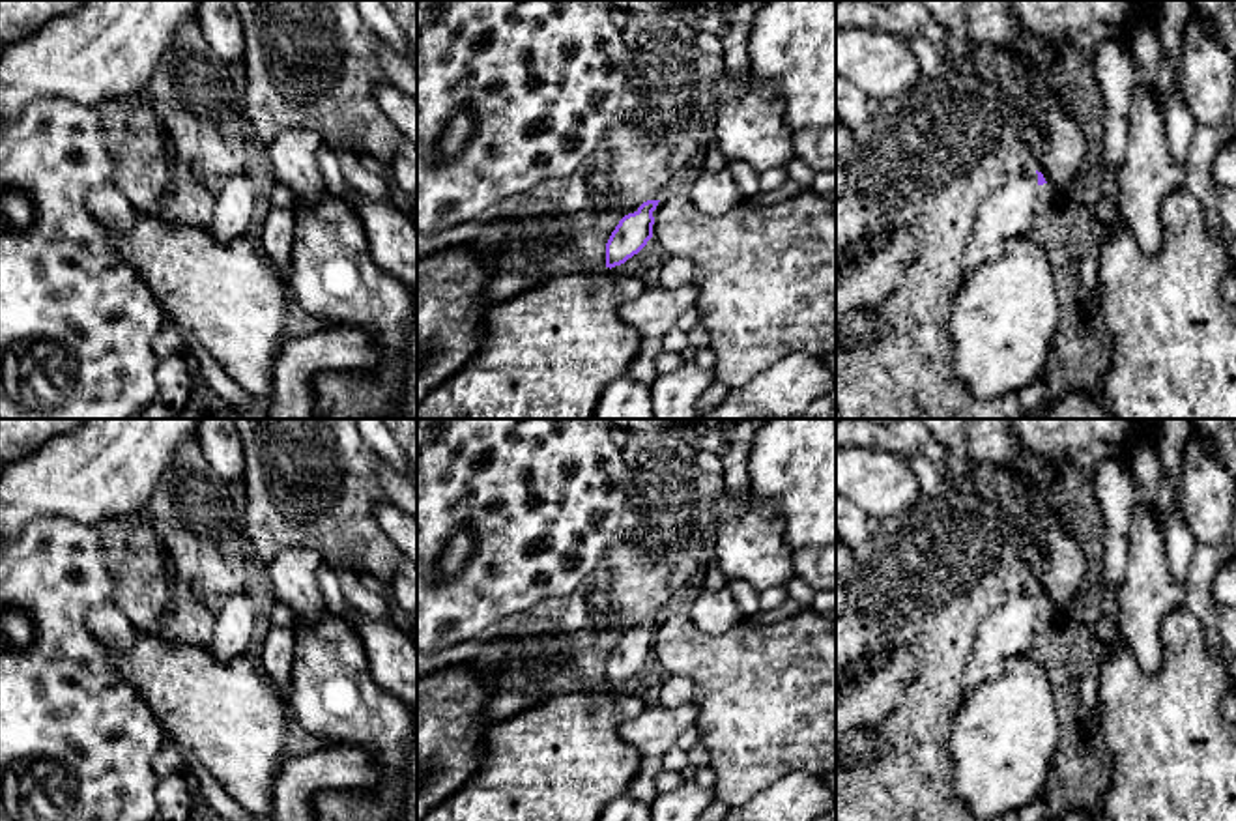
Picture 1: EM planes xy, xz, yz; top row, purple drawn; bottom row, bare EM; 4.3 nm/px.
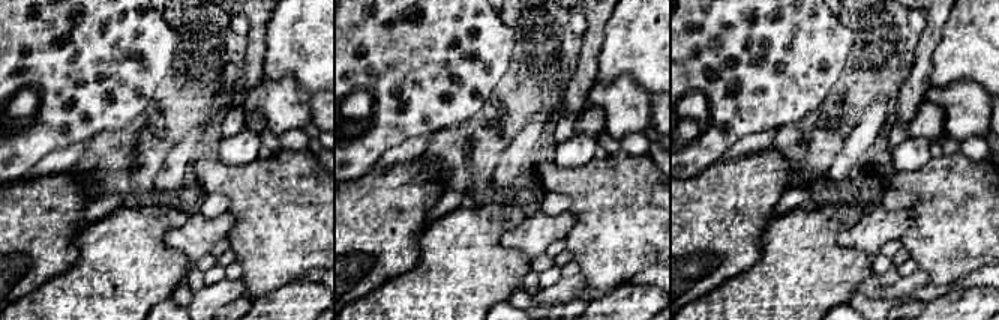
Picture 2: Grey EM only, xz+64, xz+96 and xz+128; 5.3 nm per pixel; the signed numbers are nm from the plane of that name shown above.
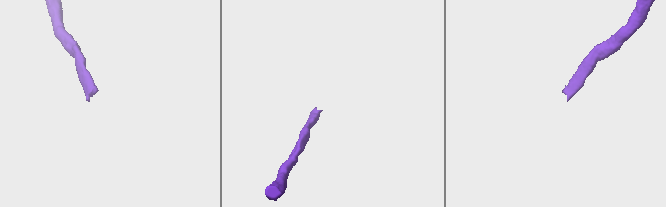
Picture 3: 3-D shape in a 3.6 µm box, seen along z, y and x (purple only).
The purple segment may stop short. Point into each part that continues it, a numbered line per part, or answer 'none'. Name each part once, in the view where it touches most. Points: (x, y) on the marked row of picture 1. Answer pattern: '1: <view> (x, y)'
1: yz (1008, 214)

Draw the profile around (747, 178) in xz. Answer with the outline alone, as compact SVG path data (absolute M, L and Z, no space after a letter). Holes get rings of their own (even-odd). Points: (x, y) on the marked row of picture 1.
M729 161L727 172L735 180L744 200L750 200L761 193L759 172L746 161Z

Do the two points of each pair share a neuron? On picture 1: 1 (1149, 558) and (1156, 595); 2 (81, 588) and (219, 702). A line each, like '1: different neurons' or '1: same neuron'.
1: same neuron
2: different neurons

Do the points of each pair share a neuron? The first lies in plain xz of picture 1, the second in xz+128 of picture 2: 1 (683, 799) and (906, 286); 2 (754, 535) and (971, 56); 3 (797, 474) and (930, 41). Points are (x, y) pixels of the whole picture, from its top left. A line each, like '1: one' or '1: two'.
1: one
2: two
3: two

